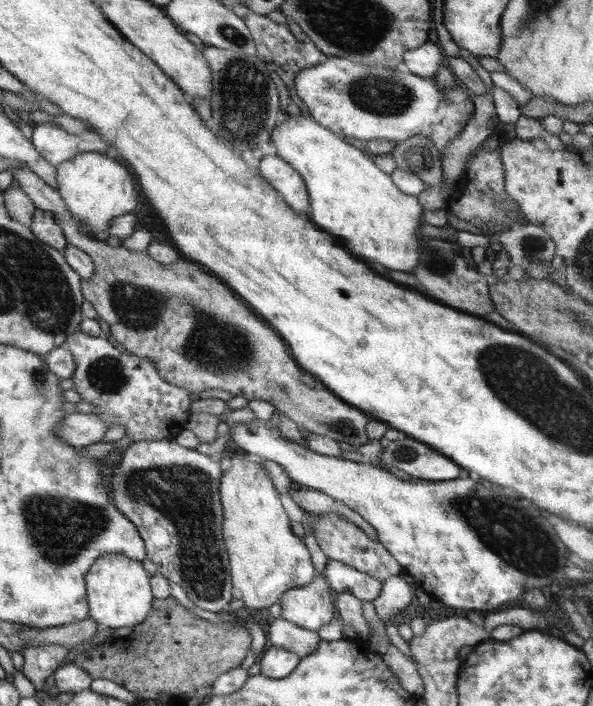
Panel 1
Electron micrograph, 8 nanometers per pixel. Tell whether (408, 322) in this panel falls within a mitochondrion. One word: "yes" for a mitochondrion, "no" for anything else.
no

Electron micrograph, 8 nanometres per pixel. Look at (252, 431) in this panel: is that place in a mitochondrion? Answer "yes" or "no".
no

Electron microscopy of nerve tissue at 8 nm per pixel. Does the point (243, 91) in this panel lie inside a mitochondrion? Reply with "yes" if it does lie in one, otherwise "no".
yes

